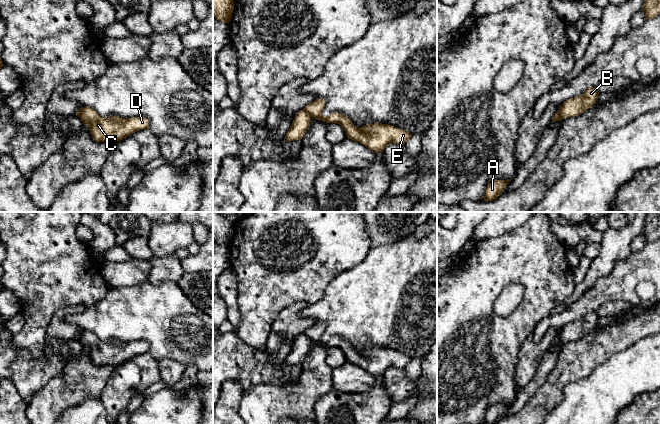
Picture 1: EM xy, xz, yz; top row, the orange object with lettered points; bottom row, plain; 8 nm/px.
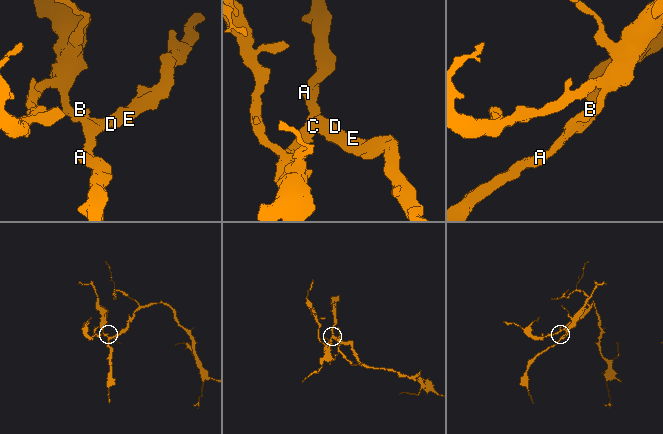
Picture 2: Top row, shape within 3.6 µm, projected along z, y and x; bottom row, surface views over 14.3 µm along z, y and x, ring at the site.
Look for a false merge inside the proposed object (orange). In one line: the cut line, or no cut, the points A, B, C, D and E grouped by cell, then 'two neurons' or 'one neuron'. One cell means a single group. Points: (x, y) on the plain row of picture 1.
cut yz (558, 334), (562, 342); groups A C D E / B; two neurons

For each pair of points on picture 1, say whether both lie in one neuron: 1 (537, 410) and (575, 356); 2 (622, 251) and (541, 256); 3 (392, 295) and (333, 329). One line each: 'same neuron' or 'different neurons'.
1: same neuron
2: different neurons
3: same neuron

